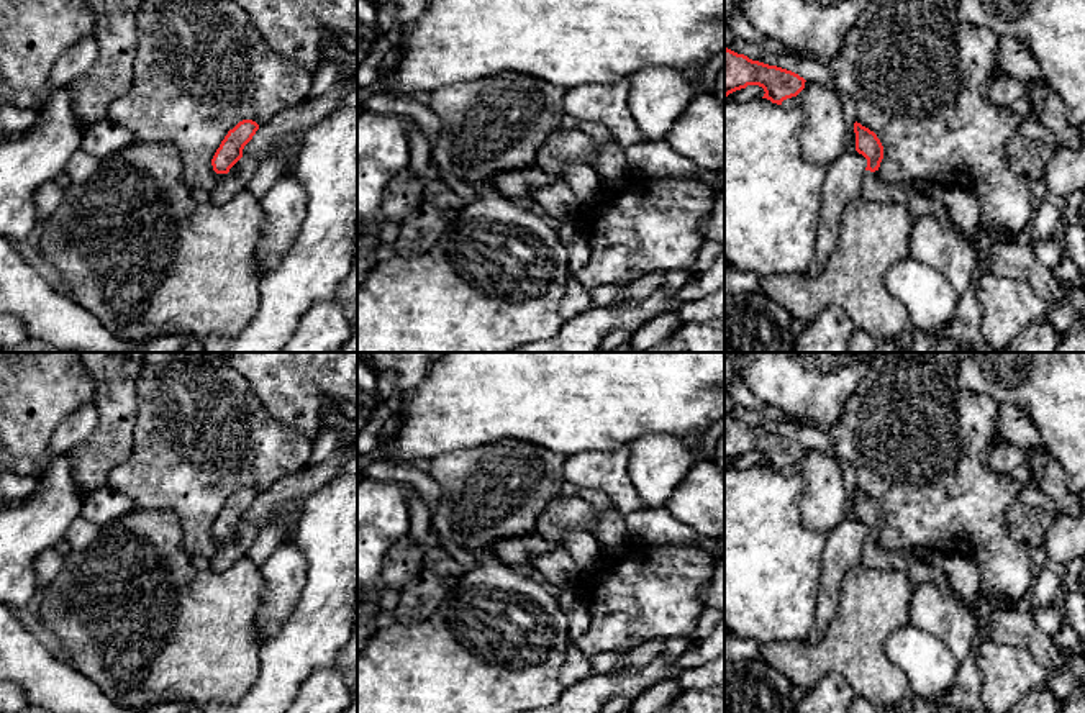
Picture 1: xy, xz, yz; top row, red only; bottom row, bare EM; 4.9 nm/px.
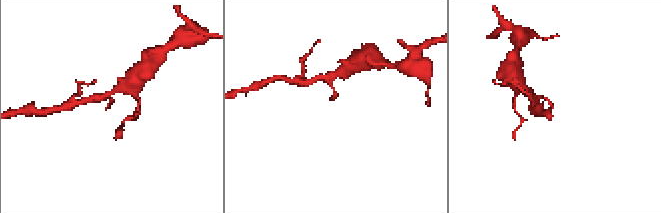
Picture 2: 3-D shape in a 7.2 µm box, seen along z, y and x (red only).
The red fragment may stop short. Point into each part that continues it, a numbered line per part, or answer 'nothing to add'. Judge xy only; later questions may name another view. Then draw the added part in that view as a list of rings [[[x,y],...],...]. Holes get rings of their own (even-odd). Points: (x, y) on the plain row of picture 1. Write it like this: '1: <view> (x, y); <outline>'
1: xy (230, 551); [[[241,525],[228,541],[218,541],[218,551],[211,557],[211,570],[225,572],[234,562],[246,557],[246,551],[256,539],[256,531],[252,526]]]

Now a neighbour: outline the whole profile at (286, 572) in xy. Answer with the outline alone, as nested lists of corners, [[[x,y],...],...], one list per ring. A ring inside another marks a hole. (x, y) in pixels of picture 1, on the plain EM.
[[[287,539],[259,569],[266,582],[257,613],[257,628],[264,643],[292,615],[306,585],[308,564],[295,539]]]

